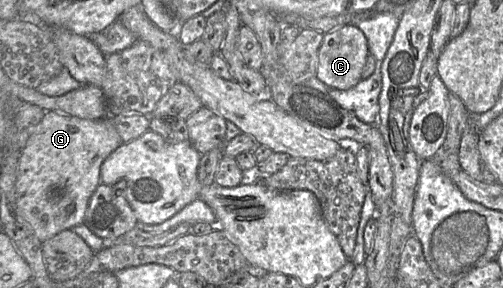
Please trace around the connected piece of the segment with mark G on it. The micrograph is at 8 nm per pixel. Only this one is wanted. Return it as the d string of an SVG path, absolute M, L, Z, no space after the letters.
M54 110L45 112L21 151L16 175L17 211L42 243L65 229L84 223L90 198L101 182L101 164L122 143L109 117L81 119Z

